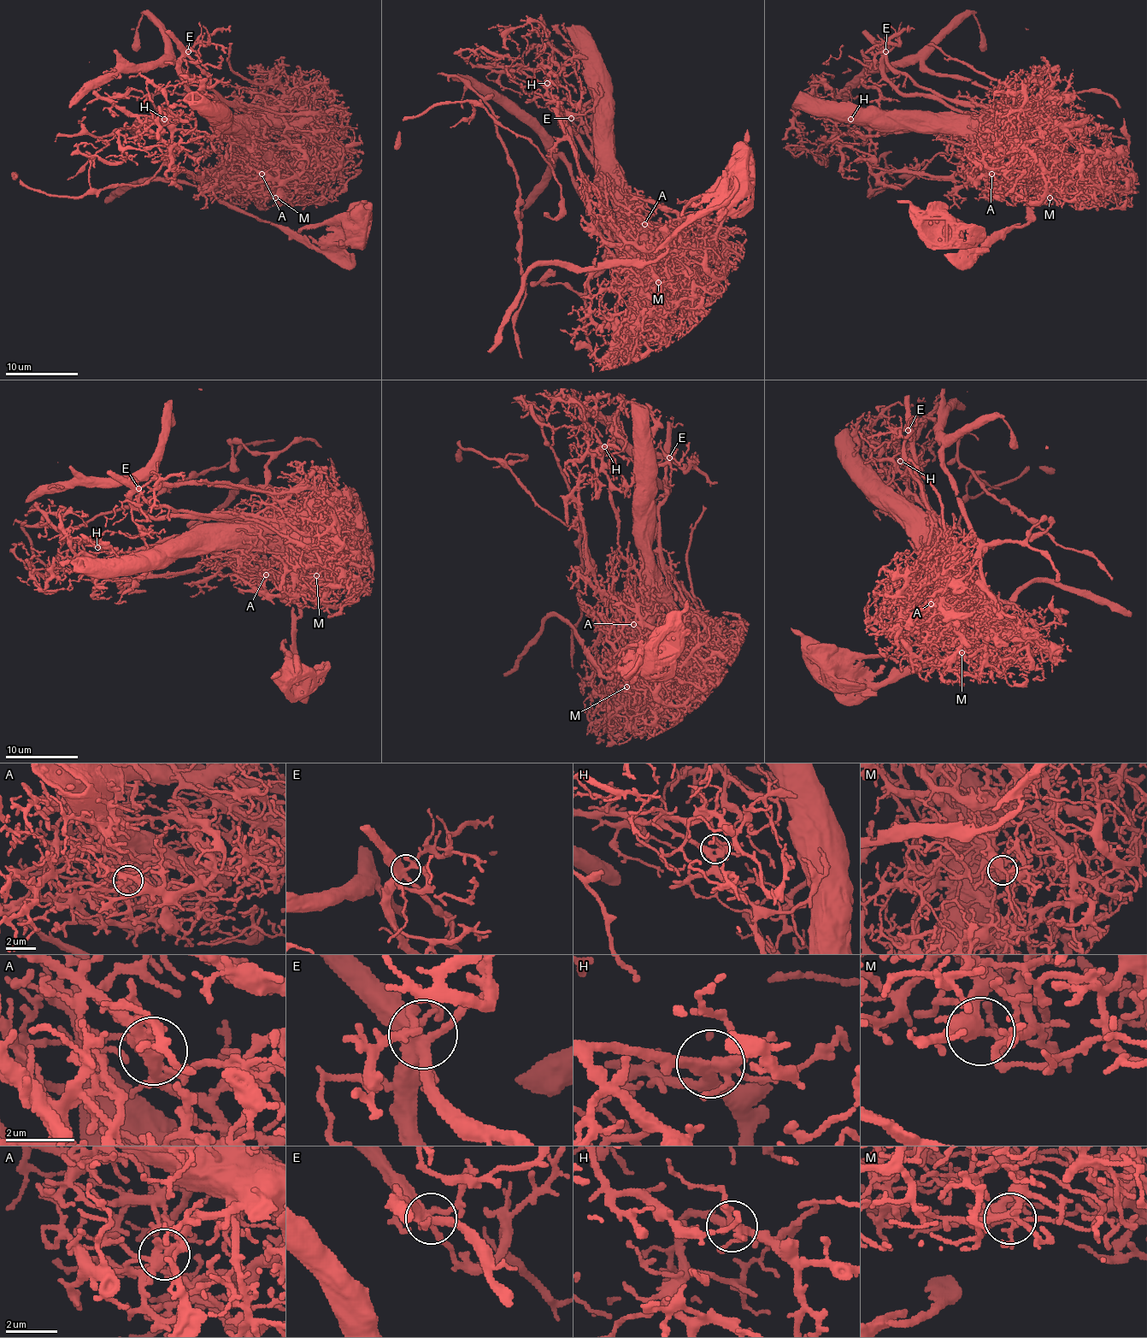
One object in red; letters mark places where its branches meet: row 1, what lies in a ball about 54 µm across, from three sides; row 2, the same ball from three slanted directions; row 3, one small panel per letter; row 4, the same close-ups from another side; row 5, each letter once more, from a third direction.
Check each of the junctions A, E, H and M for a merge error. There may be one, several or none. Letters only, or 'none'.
A

